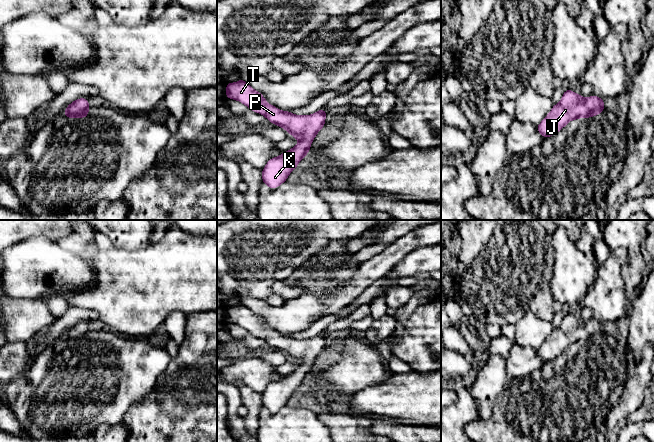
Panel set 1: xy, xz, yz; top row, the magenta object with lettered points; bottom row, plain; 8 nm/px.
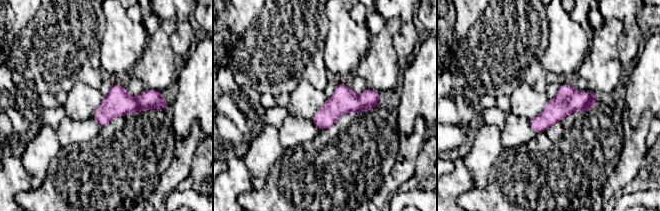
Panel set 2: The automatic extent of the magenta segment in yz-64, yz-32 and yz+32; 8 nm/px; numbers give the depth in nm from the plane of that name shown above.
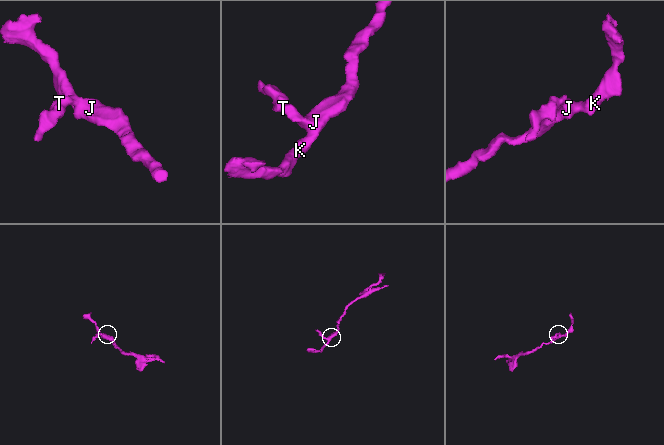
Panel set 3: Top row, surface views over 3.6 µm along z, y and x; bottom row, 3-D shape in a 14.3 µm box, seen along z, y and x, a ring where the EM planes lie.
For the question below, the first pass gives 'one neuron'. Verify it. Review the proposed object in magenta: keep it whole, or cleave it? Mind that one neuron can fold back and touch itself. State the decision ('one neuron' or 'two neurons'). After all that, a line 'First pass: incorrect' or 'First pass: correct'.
one neuron
First pass: correct

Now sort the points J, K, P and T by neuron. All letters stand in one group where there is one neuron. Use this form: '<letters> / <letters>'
J K P T

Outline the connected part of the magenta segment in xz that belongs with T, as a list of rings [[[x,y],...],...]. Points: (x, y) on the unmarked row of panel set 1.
[[[241,301],[238,306],[226,306],[226,323],[241,326],[248,333],[265,340],[272,348],[282,351],[299,365],[292,373],[269,383],[262,393],[262,406],[270,413],[276,413],[286,406],[290,397],[306,381],[312,365],[325,350],[328,336],[321,332],[316,337],[299,340],[290,335],[282,335],[270,329],[259,315],[254,314]]]

